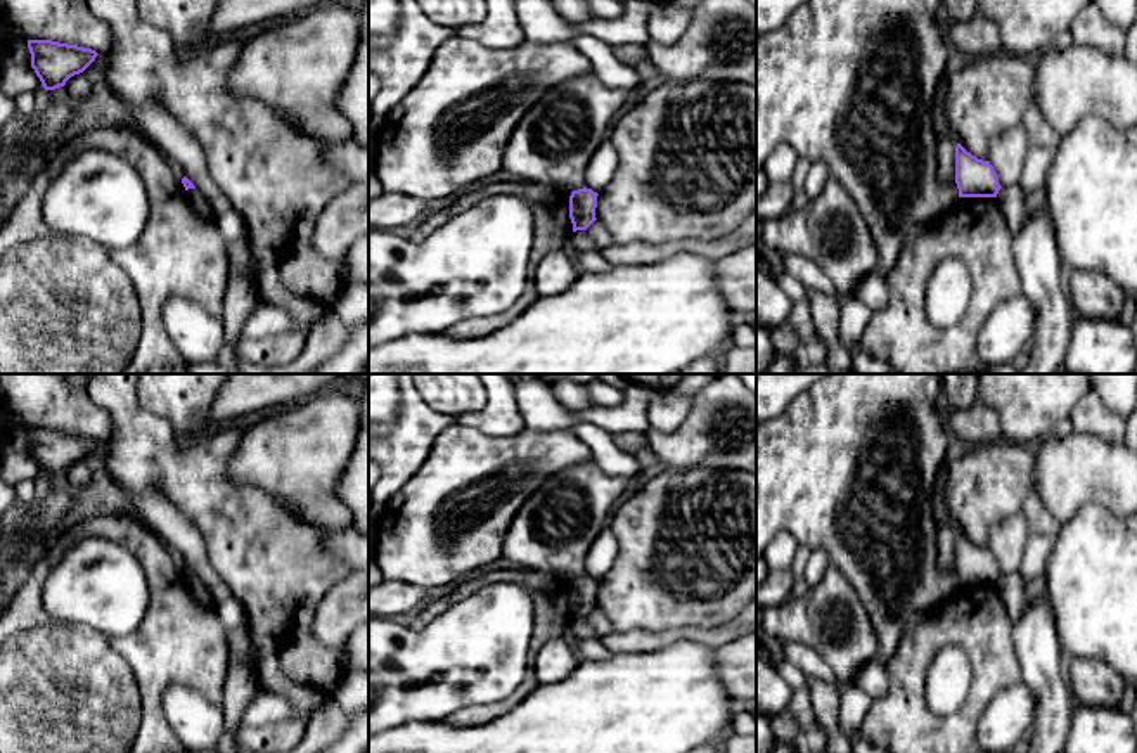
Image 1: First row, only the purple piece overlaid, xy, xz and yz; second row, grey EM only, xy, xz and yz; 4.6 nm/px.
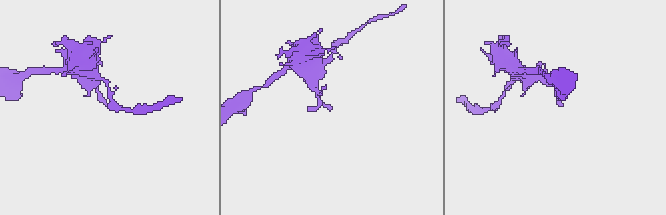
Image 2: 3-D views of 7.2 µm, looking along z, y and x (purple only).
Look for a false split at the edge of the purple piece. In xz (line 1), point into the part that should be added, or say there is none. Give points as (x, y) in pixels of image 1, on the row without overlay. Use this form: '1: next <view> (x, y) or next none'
1: next none

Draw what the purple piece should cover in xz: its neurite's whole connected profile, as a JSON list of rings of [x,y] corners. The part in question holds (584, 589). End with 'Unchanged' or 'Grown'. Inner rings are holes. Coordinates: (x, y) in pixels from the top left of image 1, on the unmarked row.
[[[587,575],[571,580],[569,606],[573,611],[573,620],[587,618],[597,608],[595,606],[597,583],[599,583],[597,580]]]. Unchanged

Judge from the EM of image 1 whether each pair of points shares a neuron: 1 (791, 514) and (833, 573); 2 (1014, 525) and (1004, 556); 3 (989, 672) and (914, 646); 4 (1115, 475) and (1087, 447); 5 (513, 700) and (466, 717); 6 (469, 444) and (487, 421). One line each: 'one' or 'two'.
1: two
2: one
3: one
4: one
5: one
6: two

